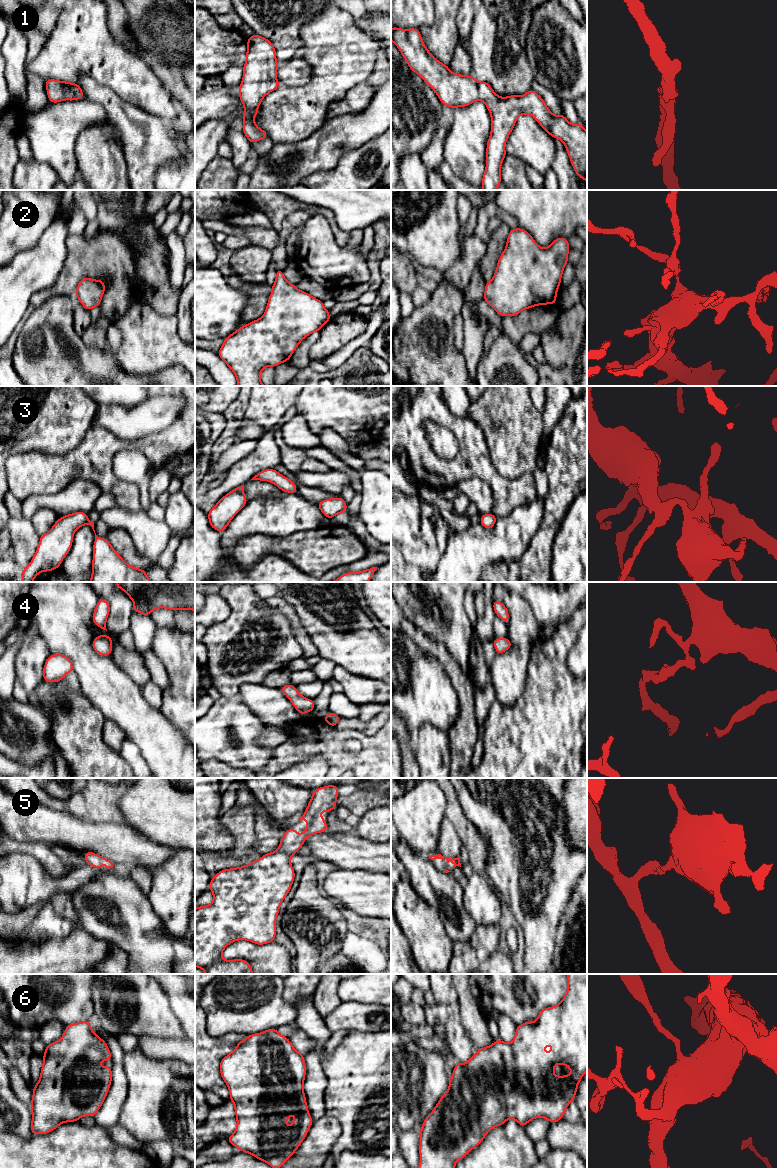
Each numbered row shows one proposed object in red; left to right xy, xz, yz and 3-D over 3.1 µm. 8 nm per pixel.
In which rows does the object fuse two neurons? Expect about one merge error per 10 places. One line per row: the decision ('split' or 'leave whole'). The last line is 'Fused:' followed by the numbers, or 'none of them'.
1: leave whole
2: leave whole
3: leave whole
4: leave whole
5: leave whole
6: leave whole
Fused: none of them

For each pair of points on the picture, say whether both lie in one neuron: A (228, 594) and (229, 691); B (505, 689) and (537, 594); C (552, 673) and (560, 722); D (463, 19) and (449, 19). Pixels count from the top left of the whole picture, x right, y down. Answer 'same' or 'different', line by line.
A: same
B: different
C: same
D: different

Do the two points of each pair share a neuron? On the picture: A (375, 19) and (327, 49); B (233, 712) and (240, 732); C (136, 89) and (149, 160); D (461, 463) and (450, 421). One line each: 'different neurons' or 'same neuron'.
A: different neurons
B: same neuron
C: different neurons
D: same neuron

